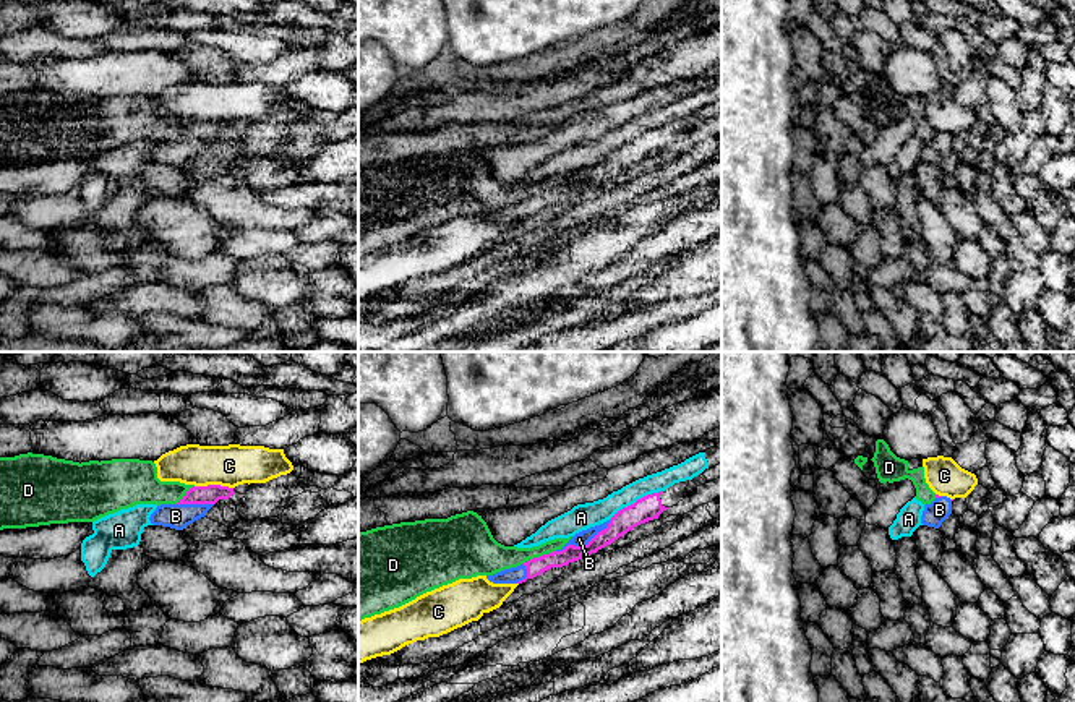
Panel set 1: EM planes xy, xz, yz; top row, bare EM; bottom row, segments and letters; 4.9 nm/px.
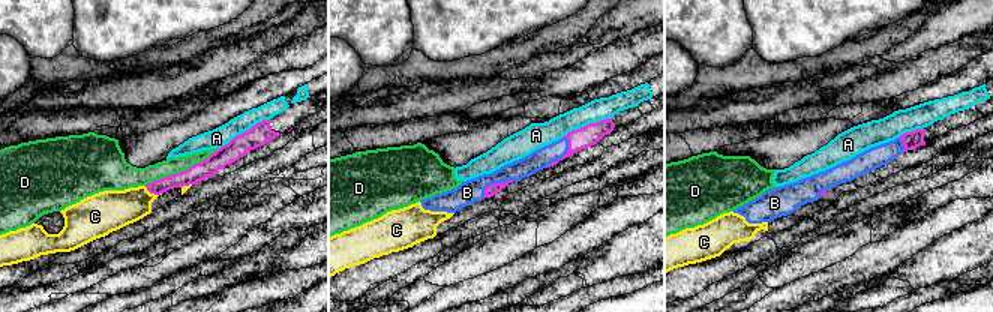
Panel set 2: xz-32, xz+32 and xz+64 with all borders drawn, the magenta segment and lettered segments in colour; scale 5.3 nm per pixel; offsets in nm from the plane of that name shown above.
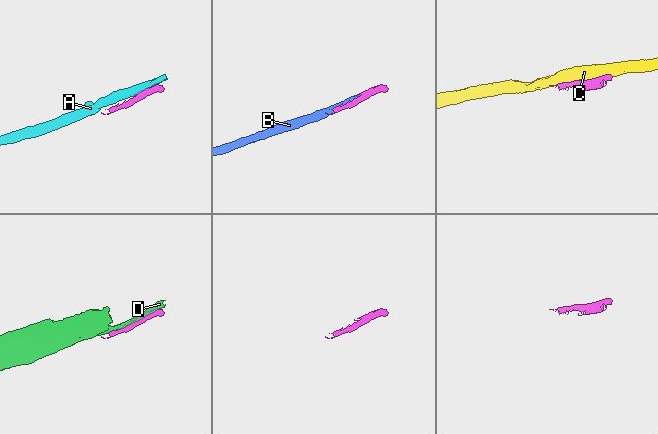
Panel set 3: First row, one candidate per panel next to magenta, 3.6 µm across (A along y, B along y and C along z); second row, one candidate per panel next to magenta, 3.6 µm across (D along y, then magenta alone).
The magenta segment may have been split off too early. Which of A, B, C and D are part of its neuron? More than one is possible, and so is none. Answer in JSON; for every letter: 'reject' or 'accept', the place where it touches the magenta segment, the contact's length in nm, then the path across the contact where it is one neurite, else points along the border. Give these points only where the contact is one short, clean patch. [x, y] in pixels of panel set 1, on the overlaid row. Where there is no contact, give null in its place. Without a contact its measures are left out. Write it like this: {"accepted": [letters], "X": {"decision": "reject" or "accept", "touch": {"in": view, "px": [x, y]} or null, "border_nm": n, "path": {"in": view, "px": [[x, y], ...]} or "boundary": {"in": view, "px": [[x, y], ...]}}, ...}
{"accepted": ["B"], "A": {"decision": "reject", "touch": {"in": "xz", "px": [636, 501]}, "border_nm": 300, "boundary": {"in": "xz", "px": [[662, 490], [638, 498], [608, 519]]}}, "B": {"decision": "accept", "touch": {"in": "xz", "px": [584, 545]}, "border_nm": 320}, "C": {"decision": "reject", "touch": {"in": "xy", "px": [214, 485]}, "border_nm": 190}, "D": {"decision": "reject", "touch": {"in": "xz", "px": [540, 556]}, "border_nm": 180}}

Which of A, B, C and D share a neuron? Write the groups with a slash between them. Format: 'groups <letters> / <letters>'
groups A / B / C / D

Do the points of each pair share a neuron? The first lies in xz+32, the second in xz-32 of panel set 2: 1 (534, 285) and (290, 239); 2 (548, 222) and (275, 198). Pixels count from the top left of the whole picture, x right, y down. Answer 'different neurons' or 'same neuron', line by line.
1: same neuron
2: same neuron

